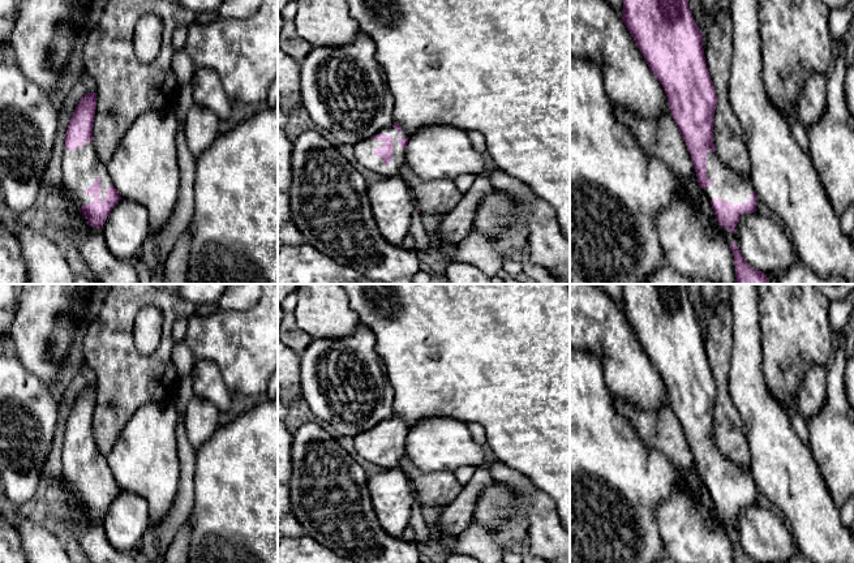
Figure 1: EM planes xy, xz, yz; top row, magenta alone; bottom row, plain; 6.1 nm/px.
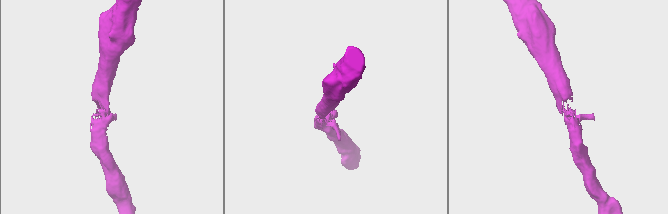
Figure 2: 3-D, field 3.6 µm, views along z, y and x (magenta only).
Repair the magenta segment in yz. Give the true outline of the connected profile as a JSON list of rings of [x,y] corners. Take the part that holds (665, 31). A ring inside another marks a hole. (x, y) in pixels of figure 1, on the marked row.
[[[622,0],[622,20],[658,78],[668,96],[671,117],[686,142],[700,188],[724,228],[734,255],[735,284],[771,284],[763,271],[752,268],[742,257],[734,231],[738,222],[755,212],[758,195],[751,179],[743,179],[718,158],[713,143],[713,117],[717,104],[703,48],[703,35],[688,8],[688,0]]]

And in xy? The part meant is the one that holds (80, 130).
[[[87,93],[70,117],[61,158],[61,185],[65,193],[81,206],[87,223],[102,228],[121,197],[113,186],[107,166],[94,147],[95,109],[96,93]]]

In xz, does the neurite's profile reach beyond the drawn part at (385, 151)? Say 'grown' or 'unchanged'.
grown

